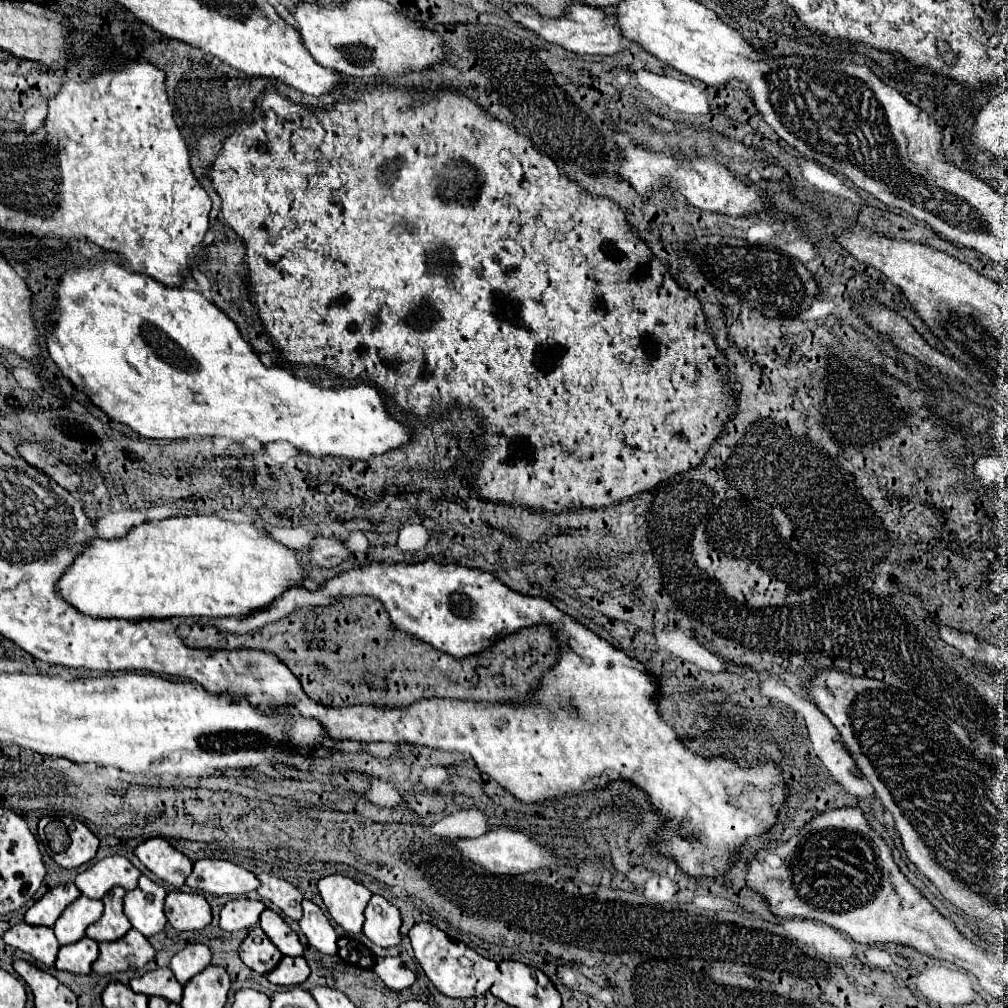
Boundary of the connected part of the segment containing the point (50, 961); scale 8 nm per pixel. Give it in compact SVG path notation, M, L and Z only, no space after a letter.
M24 921L12 925L4 933L4 941L14 949L32 955L36 961L44 965L54 965L56 953L60 949L60 943L56 941L52 927L34 927Z

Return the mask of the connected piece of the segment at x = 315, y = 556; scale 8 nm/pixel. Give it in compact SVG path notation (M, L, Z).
M316 537L310 545L310 549L306 551L306 557L312 565L318 567L336 567L342 561L346 561L348 557L352 557L352 551L336 539L324 539L324 537Z

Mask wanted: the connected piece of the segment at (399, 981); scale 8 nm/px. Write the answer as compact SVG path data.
M398 957L378 959L376 965L374 965L374 971L388 989L396 989L396 991L406 989L416 981L414 973Z

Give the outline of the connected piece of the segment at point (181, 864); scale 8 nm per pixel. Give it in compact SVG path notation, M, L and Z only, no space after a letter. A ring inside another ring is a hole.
M160 837L142 841L134 849L134 855L154 875L158 875L162 881L166 881L178 889L184 885L188 871L192 871L192 861Z

